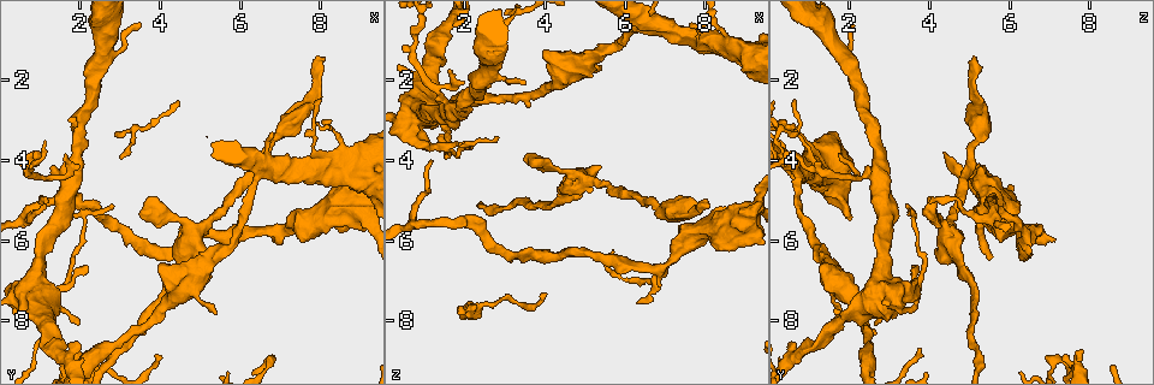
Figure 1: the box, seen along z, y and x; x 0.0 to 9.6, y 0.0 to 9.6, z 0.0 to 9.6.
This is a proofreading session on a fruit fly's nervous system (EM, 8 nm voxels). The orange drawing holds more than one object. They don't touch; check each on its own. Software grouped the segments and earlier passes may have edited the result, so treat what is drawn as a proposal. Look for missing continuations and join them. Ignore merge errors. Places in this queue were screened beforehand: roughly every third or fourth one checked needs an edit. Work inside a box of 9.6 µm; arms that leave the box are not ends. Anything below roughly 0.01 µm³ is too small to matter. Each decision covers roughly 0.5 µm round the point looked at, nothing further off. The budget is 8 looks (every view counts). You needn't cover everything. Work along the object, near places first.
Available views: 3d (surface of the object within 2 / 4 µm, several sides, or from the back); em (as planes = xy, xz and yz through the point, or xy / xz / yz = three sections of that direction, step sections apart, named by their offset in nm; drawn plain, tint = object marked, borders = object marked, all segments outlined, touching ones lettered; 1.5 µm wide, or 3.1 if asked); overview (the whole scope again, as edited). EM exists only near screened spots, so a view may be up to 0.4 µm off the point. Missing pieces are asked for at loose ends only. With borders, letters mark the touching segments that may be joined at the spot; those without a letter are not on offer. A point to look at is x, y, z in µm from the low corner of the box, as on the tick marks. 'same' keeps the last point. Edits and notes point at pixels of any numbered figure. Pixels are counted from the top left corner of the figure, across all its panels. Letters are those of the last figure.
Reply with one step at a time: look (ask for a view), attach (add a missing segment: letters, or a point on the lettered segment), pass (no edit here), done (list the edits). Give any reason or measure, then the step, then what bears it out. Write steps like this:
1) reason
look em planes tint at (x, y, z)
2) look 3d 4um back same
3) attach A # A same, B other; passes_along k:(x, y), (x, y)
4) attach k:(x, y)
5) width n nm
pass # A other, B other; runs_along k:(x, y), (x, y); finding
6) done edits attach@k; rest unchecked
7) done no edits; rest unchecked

tapers out
look em planes borders at (2.90, 5.20, 3.40)

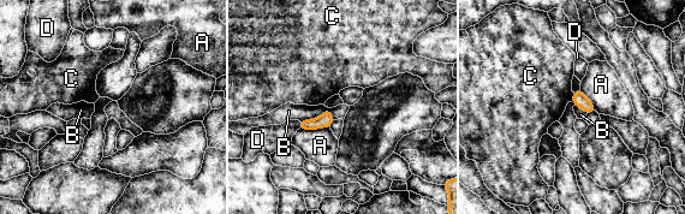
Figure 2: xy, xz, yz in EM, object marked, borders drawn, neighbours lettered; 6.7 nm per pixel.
longest_contact B 240 nm
pass # A other, B other, C other, D other; border 2:(334, 118), (325, 111), (299, 122); no lettered segment goes on from it

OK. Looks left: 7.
branch stops here
look em xz step 4 borders at (8.05, 1.50, 5.15)

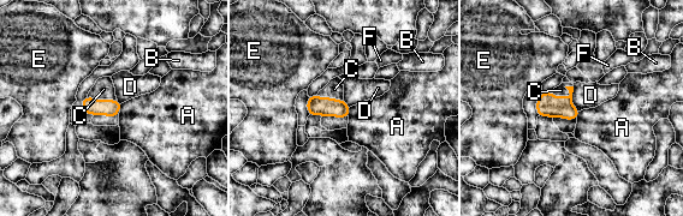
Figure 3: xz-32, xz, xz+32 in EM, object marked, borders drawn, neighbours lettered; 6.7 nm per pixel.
cut it another way
look em xy step 4 borders same

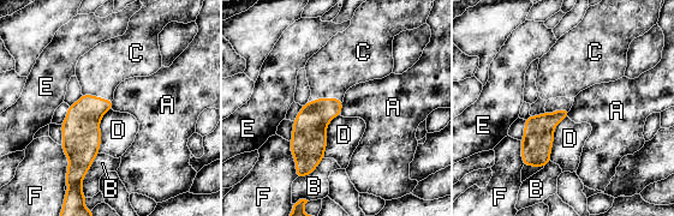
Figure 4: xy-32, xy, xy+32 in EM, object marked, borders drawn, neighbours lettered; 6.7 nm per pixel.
attach C # A other, B other, C same, D other, E other, F other; passes_along 4:(81, 130), (96, 96), (102, 68); it goes on there

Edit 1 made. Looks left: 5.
look overview

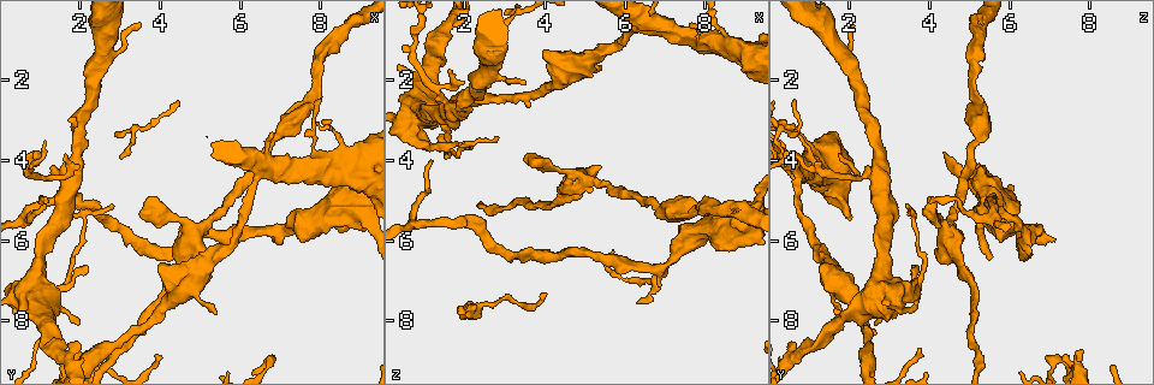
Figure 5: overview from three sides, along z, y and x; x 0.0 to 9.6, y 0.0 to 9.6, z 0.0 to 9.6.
an open end
look em yz step 4 plain at (1.80, 8.75, 7.85)

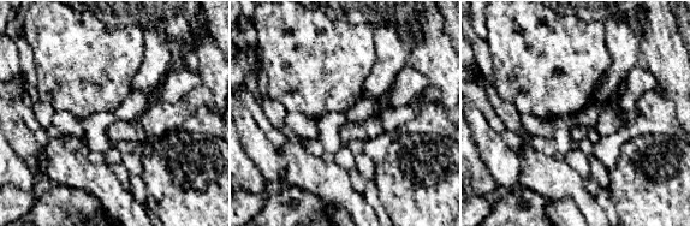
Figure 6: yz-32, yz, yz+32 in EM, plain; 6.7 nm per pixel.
look em yz step 4 borders same

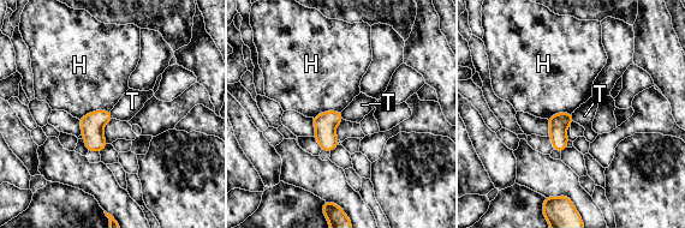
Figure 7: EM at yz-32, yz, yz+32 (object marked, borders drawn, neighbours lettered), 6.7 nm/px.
pass # H other, T other; no lettered segment goes on from it

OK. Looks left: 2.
done edits attach@4; rest unchecked

